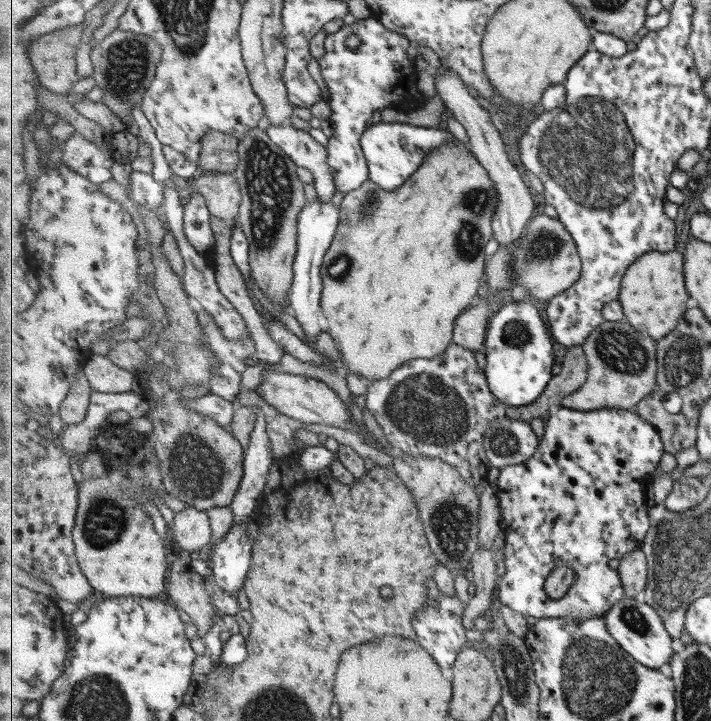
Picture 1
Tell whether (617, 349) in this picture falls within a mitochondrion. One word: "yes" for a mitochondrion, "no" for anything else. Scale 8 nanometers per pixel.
yes

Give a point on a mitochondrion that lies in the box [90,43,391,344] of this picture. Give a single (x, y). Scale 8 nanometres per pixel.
(269, 190)

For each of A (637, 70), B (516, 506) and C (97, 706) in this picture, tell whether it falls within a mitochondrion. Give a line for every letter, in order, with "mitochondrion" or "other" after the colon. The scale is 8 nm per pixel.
A: other
B: other
C: mitochondrion

